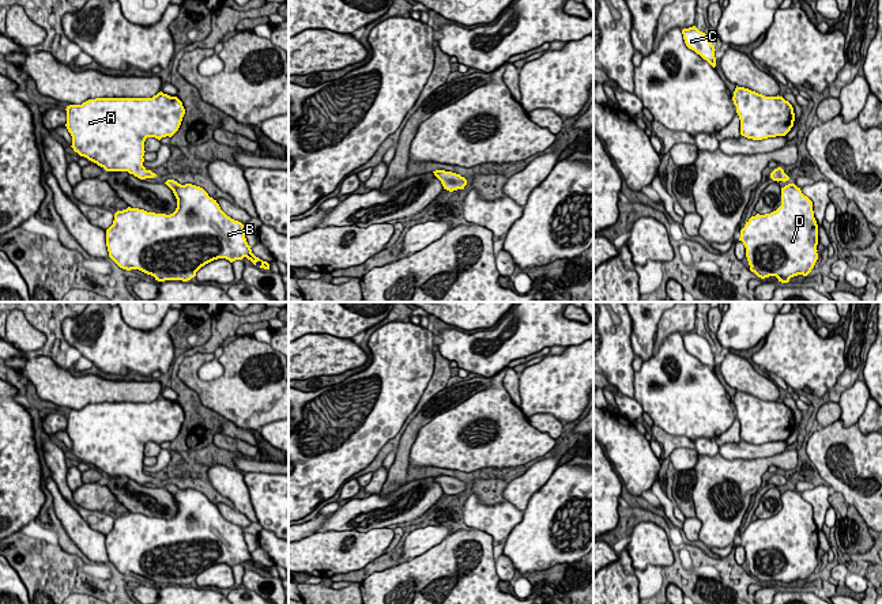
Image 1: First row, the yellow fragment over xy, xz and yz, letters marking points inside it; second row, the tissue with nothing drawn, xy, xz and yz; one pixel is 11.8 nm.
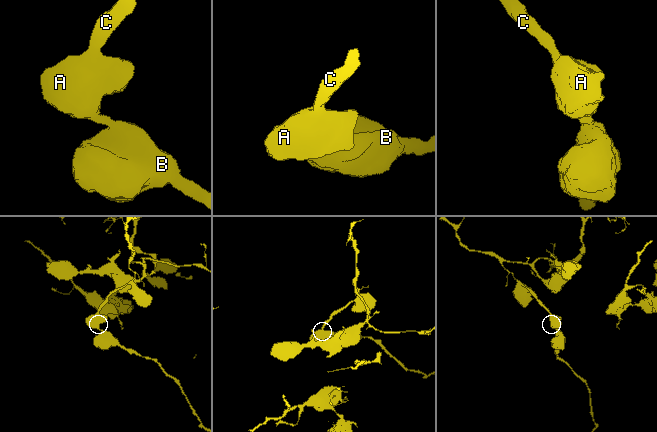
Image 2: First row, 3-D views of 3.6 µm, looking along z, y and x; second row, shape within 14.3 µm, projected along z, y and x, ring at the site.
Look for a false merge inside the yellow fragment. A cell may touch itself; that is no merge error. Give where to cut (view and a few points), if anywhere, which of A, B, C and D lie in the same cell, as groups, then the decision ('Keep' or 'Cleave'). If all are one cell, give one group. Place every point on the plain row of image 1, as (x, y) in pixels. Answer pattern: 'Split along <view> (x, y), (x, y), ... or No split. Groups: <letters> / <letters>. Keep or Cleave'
No split. Groups: A B C D. Keep

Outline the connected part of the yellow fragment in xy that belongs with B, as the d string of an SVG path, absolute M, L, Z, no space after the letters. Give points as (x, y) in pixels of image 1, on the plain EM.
M165 487L177 503L173 518L139 513L117 516L106 535L109 562L122 574L139 574L158 586L188 586L206 569L246 562L270 574L252 558L244 529L227 521L208 498L196 490Z

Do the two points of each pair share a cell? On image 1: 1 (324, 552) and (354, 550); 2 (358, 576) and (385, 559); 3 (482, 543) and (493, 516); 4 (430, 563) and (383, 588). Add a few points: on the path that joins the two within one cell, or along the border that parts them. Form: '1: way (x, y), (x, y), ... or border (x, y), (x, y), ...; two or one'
1: way (331, 552), (347, 552); one
2: way (365, 572), (379, 565); one
3: border (471, 528), (485, 531), (493, 540); two
4: way (418, 573), (409, 573), (395, 584); one

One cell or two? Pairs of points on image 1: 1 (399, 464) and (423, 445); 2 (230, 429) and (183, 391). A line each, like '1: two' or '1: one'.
1: two
2: one

